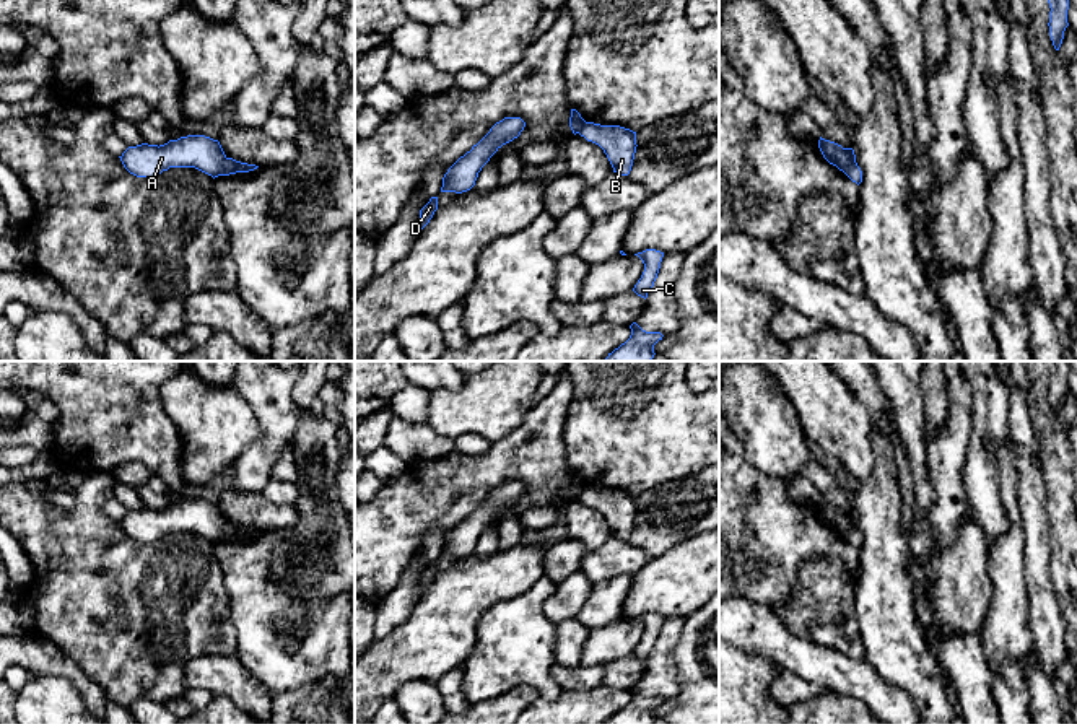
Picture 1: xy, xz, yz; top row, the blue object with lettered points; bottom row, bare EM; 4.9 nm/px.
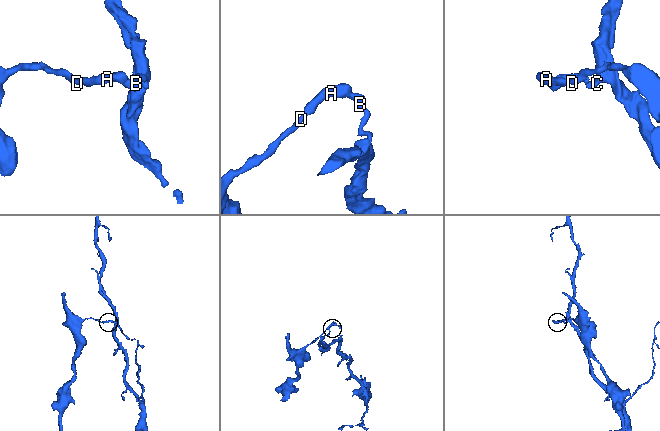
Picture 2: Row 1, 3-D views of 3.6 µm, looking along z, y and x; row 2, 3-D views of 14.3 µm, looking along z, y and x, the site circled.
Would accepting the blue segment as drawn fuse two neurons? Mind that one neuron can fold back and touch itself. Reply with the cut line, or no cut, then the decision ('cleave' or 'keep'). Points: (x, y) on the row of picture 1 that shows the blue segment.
xy (226, 158), (218, 174) | cleave

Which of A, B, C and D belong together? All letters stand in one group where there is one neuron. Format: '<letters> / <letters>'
A D / B C

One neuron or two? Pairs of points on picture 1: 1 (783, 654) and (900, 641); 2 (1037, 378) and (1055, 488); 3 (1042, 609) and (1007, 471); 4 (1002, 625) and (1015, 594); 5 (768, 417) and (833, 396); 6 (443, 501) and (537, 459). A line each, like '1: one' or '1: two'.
1: two
2: one
3: two
4: one
5: two
6: one

